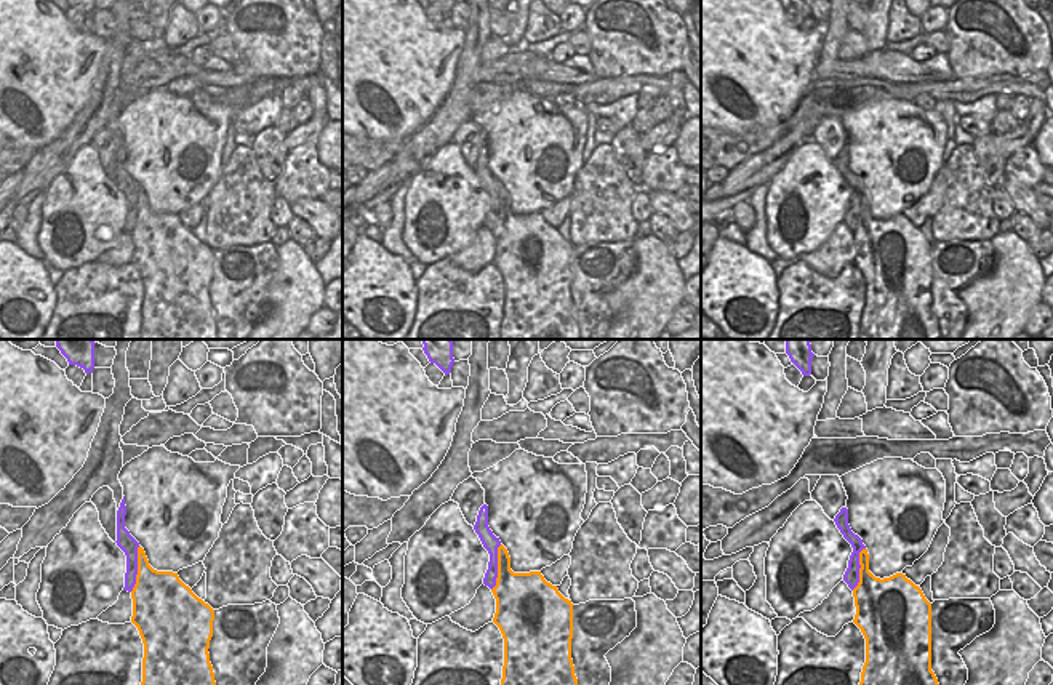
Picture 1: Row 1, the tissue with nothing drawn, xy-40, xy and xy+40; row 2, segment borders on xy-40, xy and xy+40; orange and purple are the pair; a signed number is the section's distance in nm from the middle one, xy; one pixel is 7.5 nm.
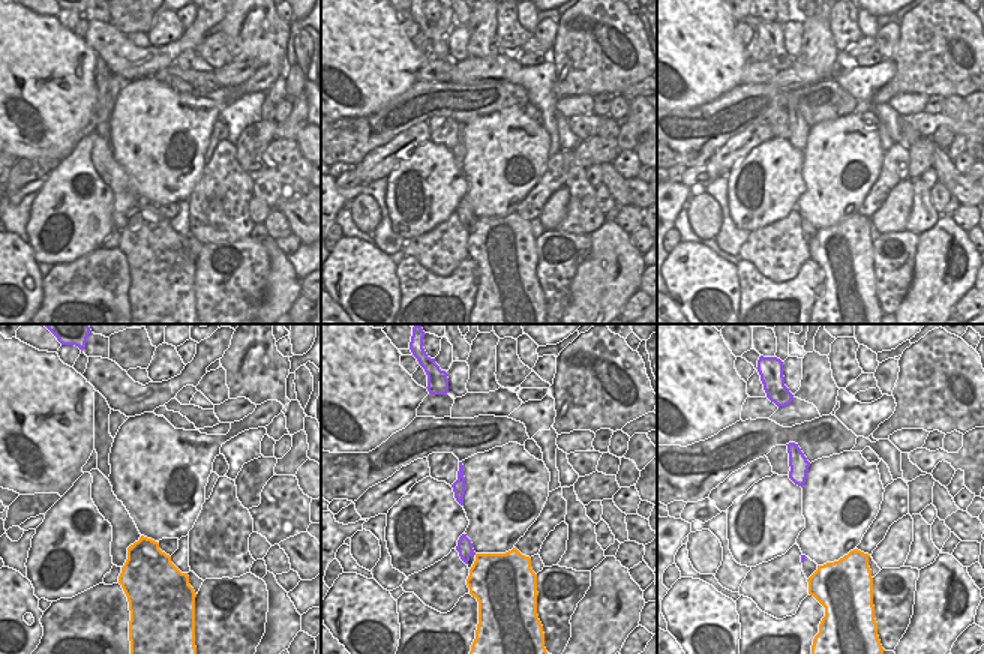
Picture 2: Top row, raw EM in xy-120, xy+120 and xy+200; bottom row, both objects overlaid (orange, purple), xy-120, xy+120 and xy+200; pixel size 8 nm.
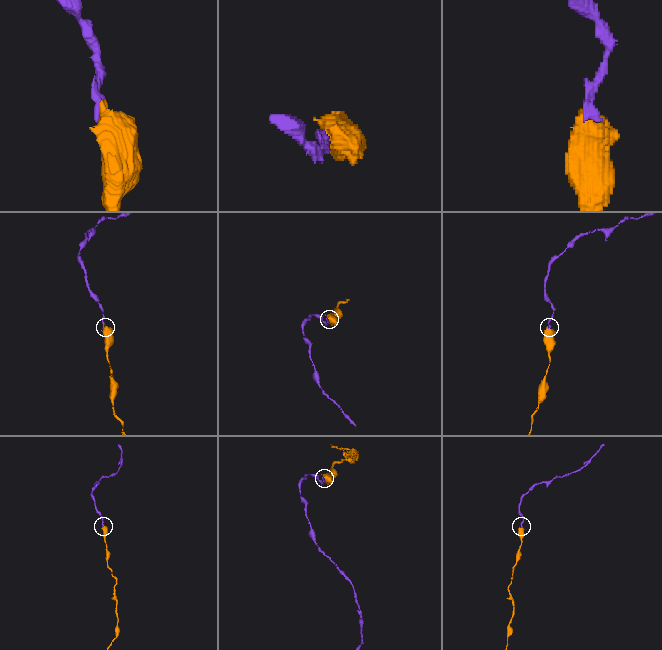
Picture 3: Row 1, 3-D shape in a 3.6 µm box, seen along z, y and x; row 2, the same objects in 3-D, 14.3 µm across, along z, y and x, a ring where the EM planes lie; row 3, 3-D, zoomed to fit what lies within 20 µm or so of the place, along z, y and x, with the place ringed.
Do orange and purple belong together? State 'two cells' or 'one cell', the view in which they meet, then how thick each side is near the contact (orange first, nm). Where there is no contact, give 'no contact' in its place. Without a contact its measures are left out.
one cell | xy-40 | 380/140 nm

